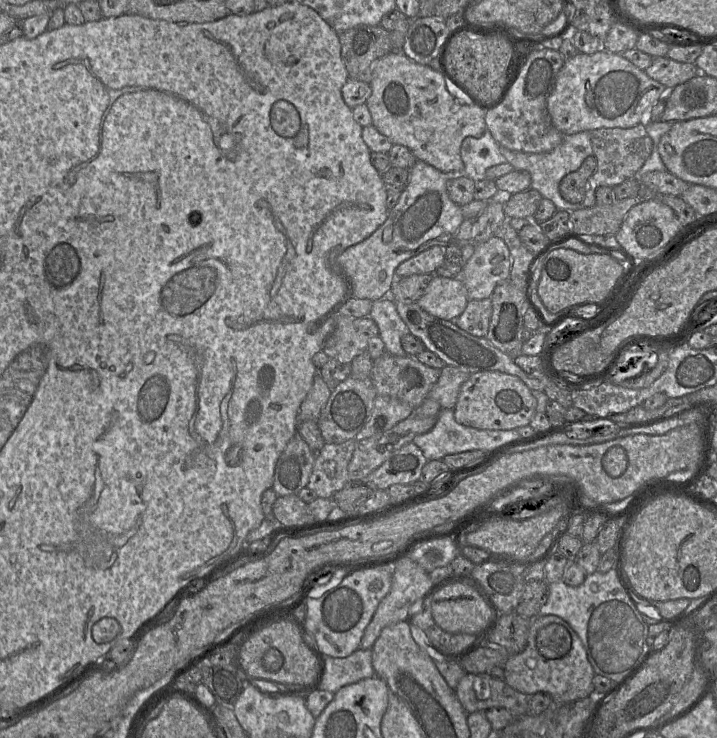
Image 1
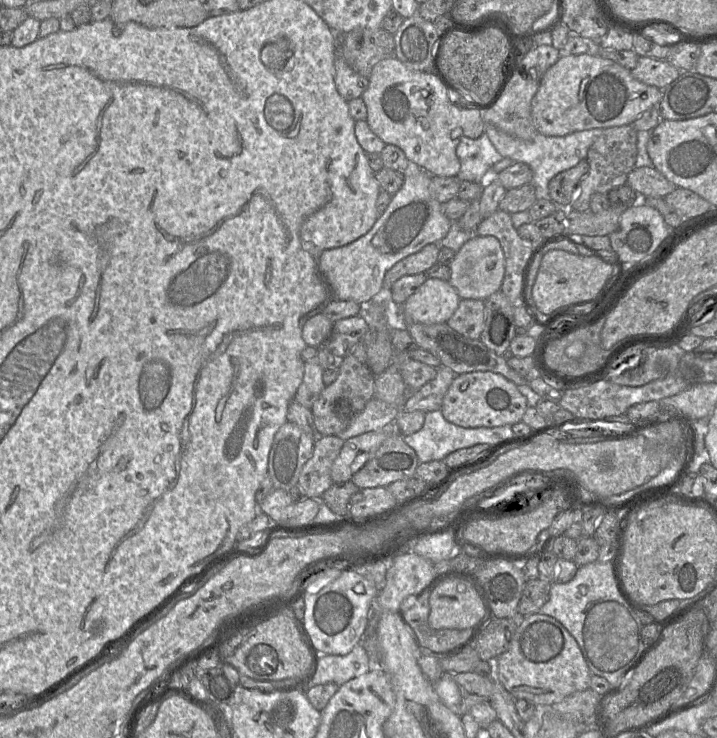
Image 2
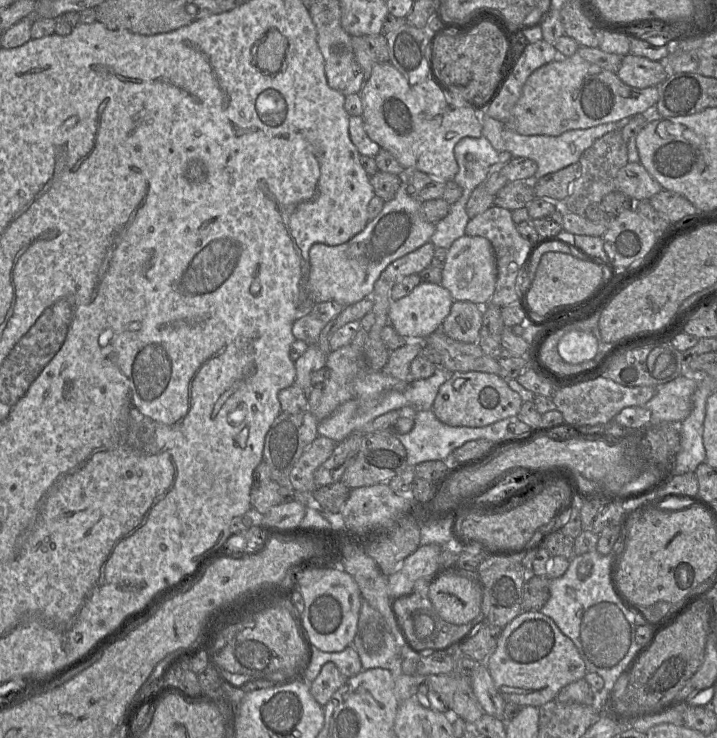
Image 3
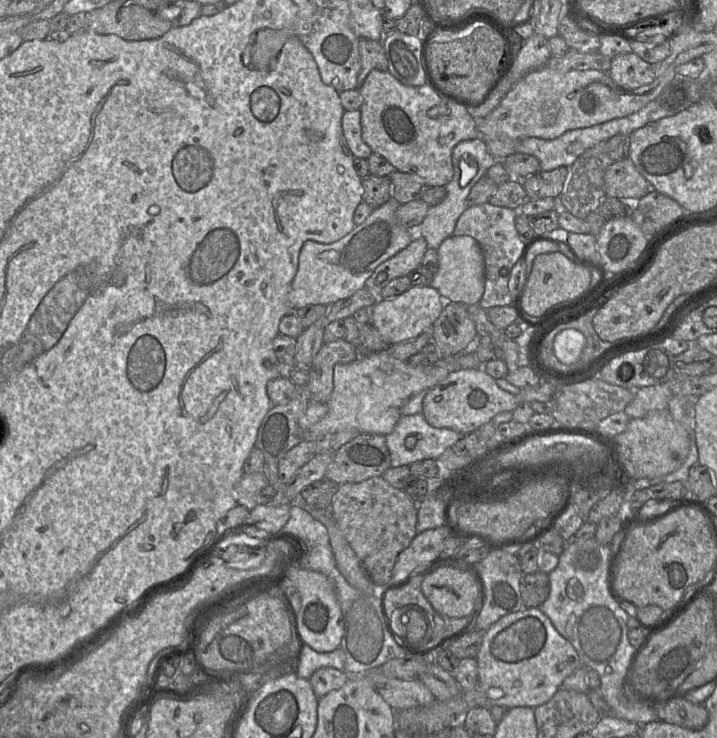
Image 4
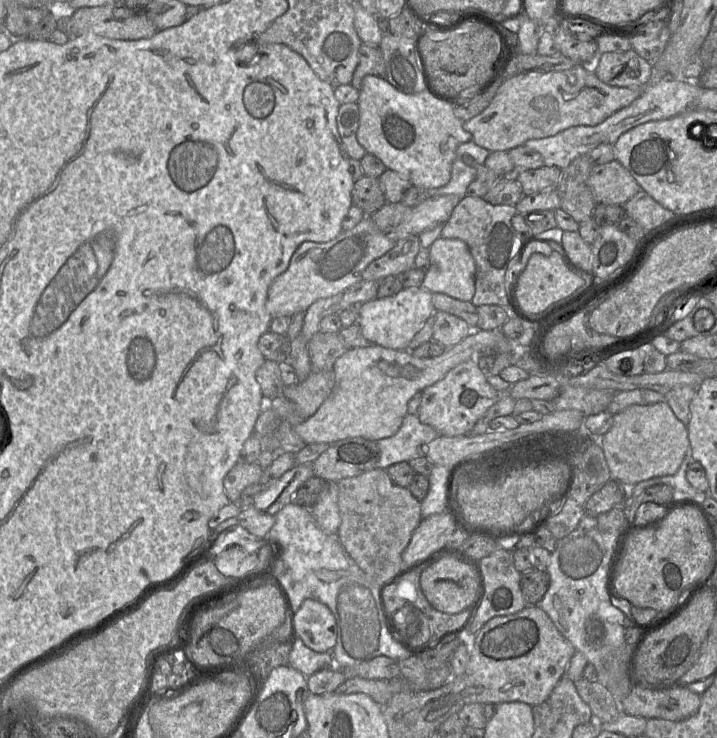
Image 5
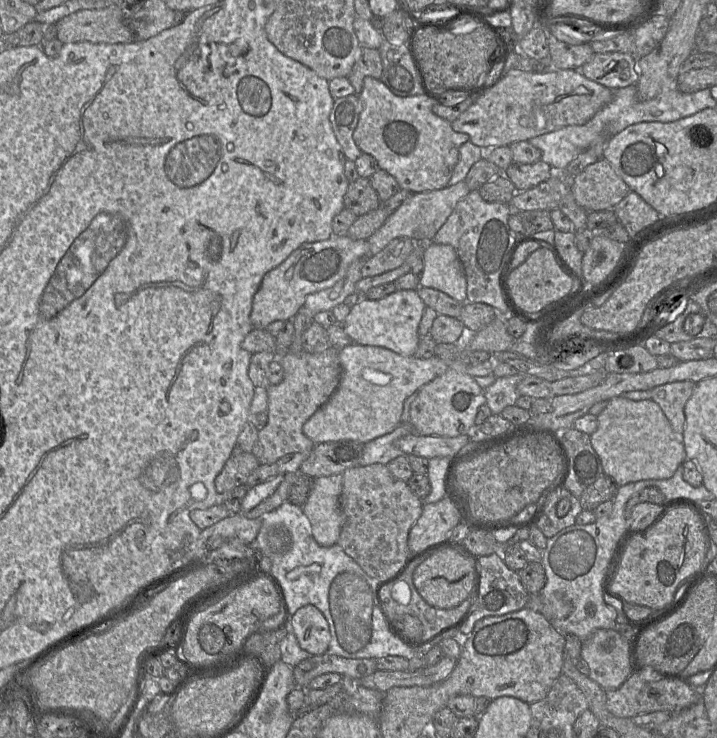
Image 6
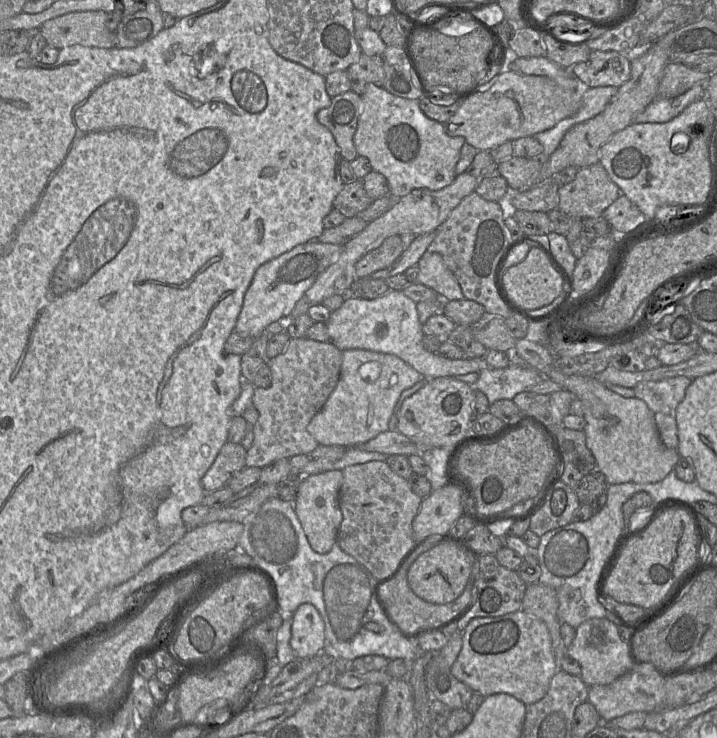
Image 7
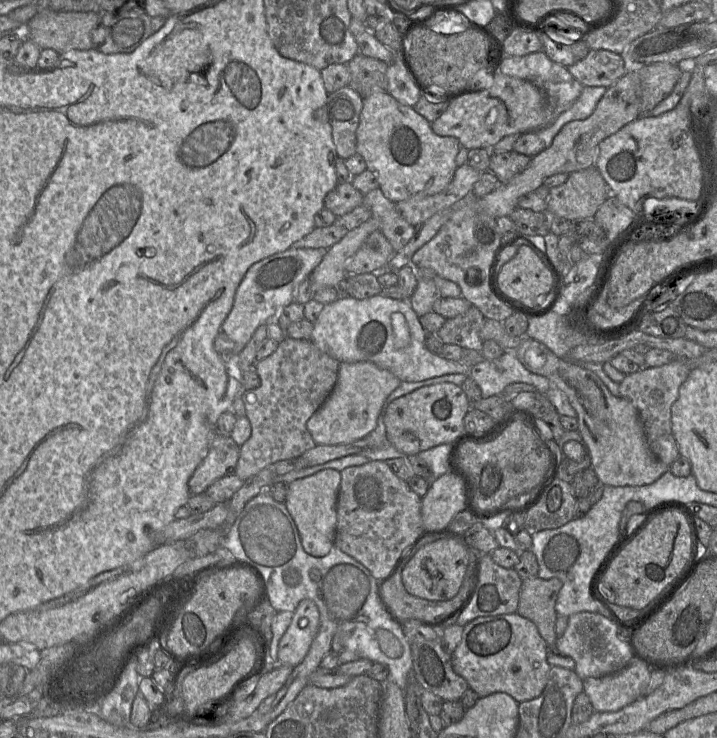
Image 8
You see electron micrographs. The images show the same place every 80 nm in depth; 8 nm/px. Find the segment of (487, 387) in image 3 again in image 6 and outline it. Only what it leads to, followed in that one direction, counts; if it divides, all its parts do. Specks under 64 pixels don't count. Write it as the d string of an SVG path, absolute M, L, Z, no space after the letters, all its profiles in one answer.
M468 359L453 361L442 375L419 389L418 395L411 403L409 410L409 423L416 434L421 436L458 437L474 432L477 410L482 404L486 403L486 399L484 389L476 383L474 377L465 373L469 364Z

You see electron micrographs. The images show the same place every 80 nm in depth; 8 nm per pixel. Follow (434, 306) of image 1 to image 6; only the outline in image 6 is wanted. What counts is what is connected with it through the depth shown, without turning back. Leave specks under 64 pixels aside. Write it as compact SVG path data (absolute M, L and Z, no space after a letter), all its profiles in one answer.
M414 289L397 290L381 299L363 297L350 307L342 324L355 344L379 346L403 356L414 356L420 340L418 326L425 308Z

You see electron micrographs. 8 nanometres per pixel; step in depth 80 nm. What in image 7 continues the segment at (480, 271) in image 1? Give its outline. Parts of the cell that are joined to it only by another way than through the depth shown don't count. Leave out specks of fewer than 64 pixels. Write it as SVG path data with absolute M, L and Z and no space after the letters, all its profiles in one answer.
M426 251L416 265L419 268L418 283L435 290L448 300L465 299L454 274L439 253Z

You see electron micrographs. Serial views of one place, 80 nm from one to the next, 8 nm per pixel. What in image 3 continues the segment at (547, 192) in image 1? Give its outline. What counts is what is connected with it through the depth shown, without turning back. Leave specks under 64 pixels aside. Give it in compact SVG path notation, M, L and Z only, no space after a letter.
M486 112L480 113L480 115L482 135L490 141L498 152L509 152L513 157L529 158L537 163L538 169L534 175L534 179L539 179L546 174L557 172L567 166L577 163L583 152L597 139L609 132L620 130L621 125L621 123L609 122L588 129L566 131L559 136L525 136L507 128L502 121L491 118Z

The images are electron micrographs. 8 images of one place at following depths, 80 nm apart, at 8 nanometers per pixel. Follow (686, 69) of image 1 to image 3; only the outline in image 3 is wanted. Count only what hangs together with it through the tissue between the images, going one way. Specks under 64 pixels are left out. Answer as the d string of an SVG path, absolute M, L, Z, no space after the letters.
M628 53L616 74L628 86L642 89L661 84L670 75L670 70L665 62Z

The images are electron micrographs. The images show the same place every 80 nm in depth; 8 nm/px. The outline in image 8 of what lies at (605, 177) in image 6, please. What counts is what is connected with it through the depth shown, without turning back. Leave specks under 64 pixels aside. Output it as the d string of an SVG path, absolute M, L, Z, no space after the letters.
M595 166L575 171L560 186L549 188L545 213L571 222L593 218L598 208L611 196L611 189Z

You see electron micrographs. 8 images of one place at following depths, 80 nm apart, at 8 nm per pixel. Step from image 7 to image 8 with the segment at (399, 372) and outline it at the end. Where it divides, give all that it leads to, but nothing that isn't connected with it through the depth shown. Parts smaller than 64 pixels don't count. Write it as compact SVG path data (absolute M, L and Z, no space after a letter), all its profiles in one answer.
M372 362L340 363L335 386L307 421L307 430L317 445L348 444L366 437L375 429L387 397L400 383L395 375Z

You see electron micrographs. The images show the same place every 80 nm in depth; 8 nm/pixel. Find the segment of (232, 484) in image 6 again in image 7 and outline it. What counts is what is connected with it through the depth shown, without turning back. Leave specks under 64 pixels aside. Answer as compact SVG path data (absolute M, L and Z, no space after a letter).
M226 442L202 478L204 490L212 492L227 486L232 476L246 467L246 455L241 444Z

